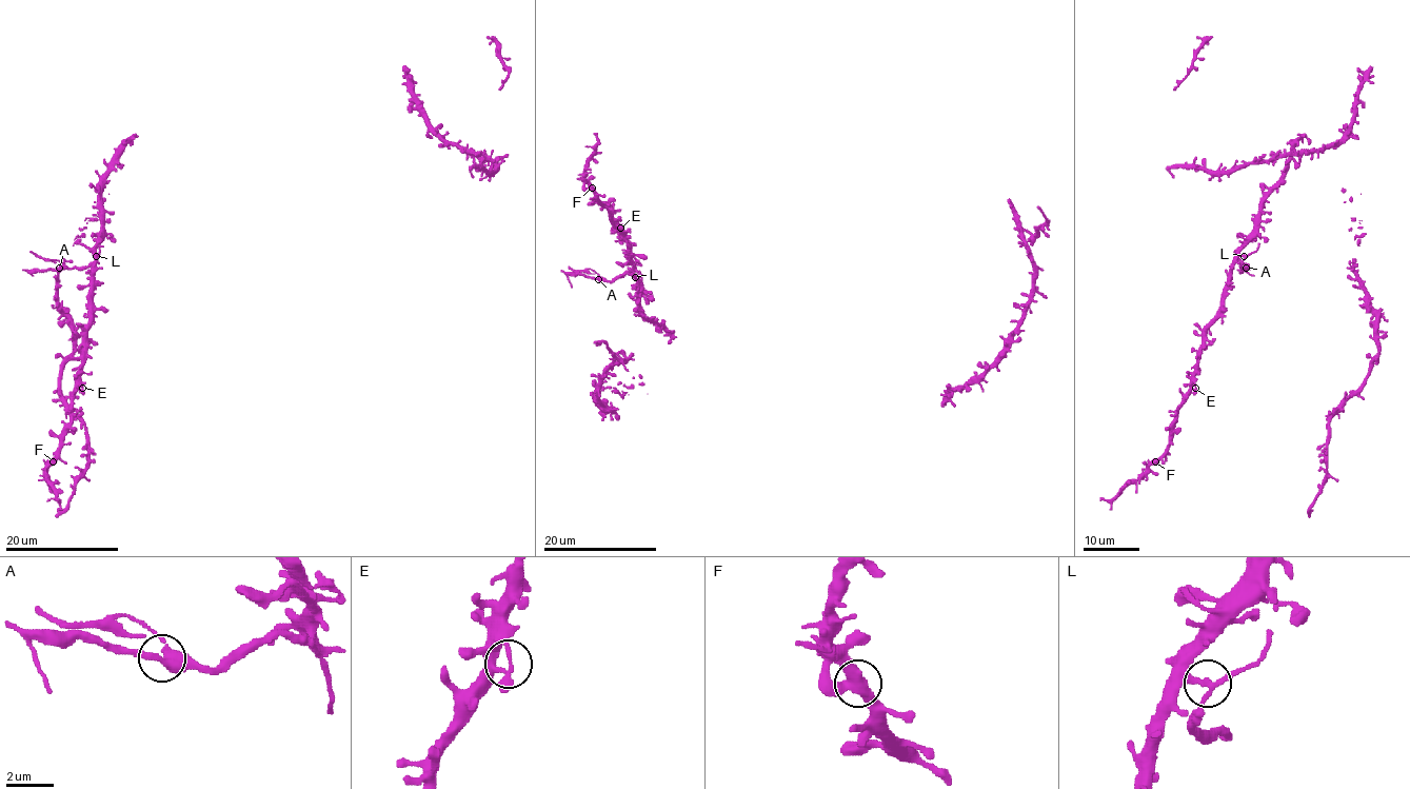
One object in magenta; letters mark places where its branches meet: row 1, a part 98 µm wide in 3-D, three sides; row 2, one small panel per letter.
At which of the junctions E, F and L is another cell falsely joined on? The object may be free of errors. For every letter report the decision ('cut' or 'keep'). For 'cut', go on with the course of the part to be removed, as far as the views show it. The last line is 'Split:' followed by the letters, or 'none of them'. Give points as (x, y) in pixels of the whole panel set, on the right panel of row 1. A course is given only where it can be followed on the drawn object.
E: keep
F: keep
L: cut; course (1245, 256), (1240, 264), (1247, 269), (1242, 270), (1254, 276)
Split: L

